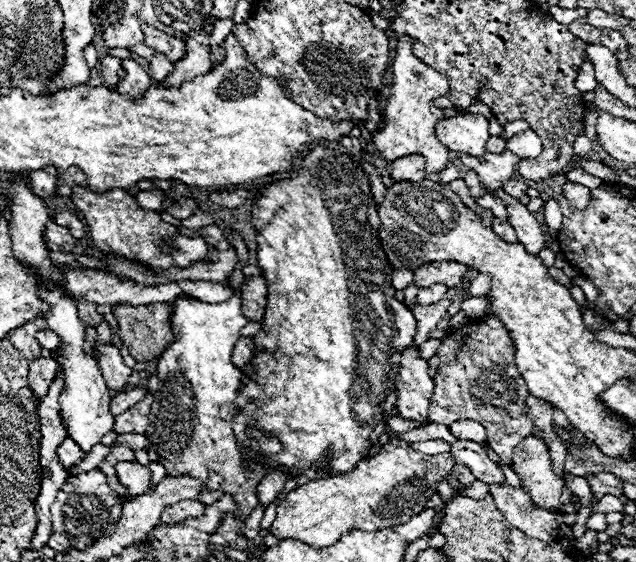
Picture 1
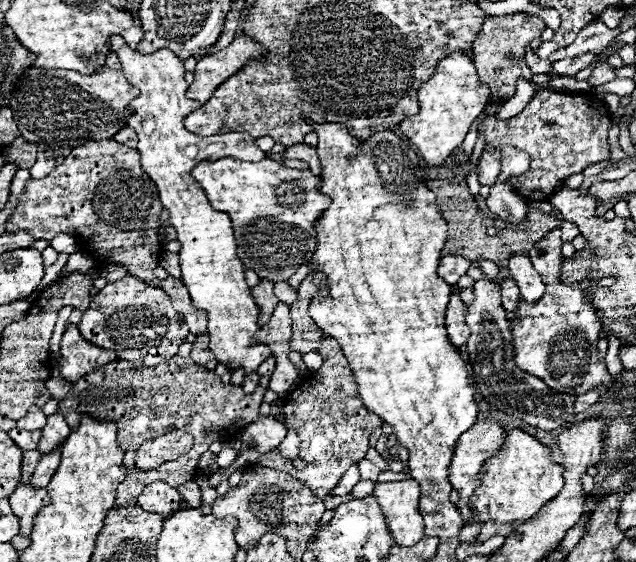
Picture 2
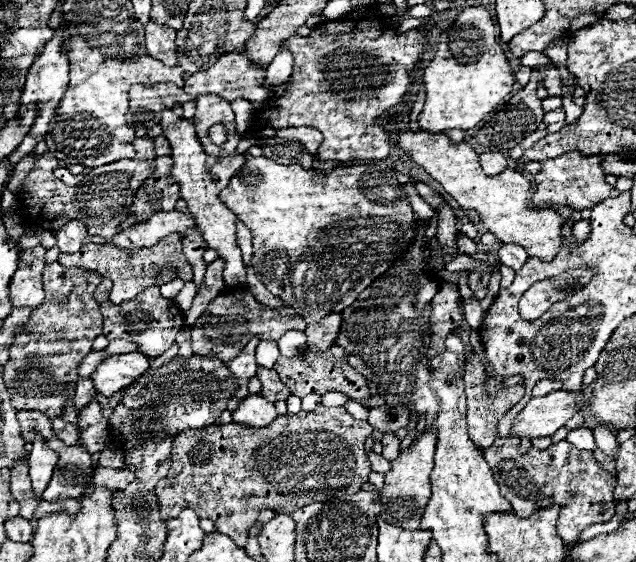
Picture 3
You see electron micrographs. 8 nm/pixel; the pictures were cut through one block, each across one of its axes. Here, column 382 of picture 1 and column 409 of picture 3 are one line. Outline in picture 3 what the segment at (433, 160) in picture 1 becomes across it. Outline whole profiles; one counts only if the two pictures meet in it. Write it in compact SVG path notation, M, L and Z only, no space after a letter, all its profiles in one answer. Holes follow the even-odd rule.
M406 130L398 134L398 146L418 164L422 166L434 180L442 184L442 188L464 208L474 210L482 218L482 224L488 232L492 232L500 242L520 244L526 248L528 256L536 256L544 262L552 262L552 258L560 252L564 244L562 226L568 222L550 206L528 206L534 184L522 176L514 168L506 168L498 176L486 176L480 170L478 154L468 142L452 144L446 134L428 134L424 130Z

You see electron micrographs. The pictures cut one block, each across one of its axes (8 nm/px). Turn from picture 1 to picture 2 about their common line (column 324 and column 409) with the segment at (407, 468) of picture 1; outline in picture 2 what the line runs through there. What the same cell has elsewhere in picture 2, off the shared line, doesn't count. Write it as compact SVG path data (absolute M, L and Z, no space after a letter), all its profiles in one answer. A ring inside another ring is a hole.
M412 478L402 482L380 482L374 498L386 518L386 526L398 546L414 546L424 536L424 522L418 512L420 484Z

